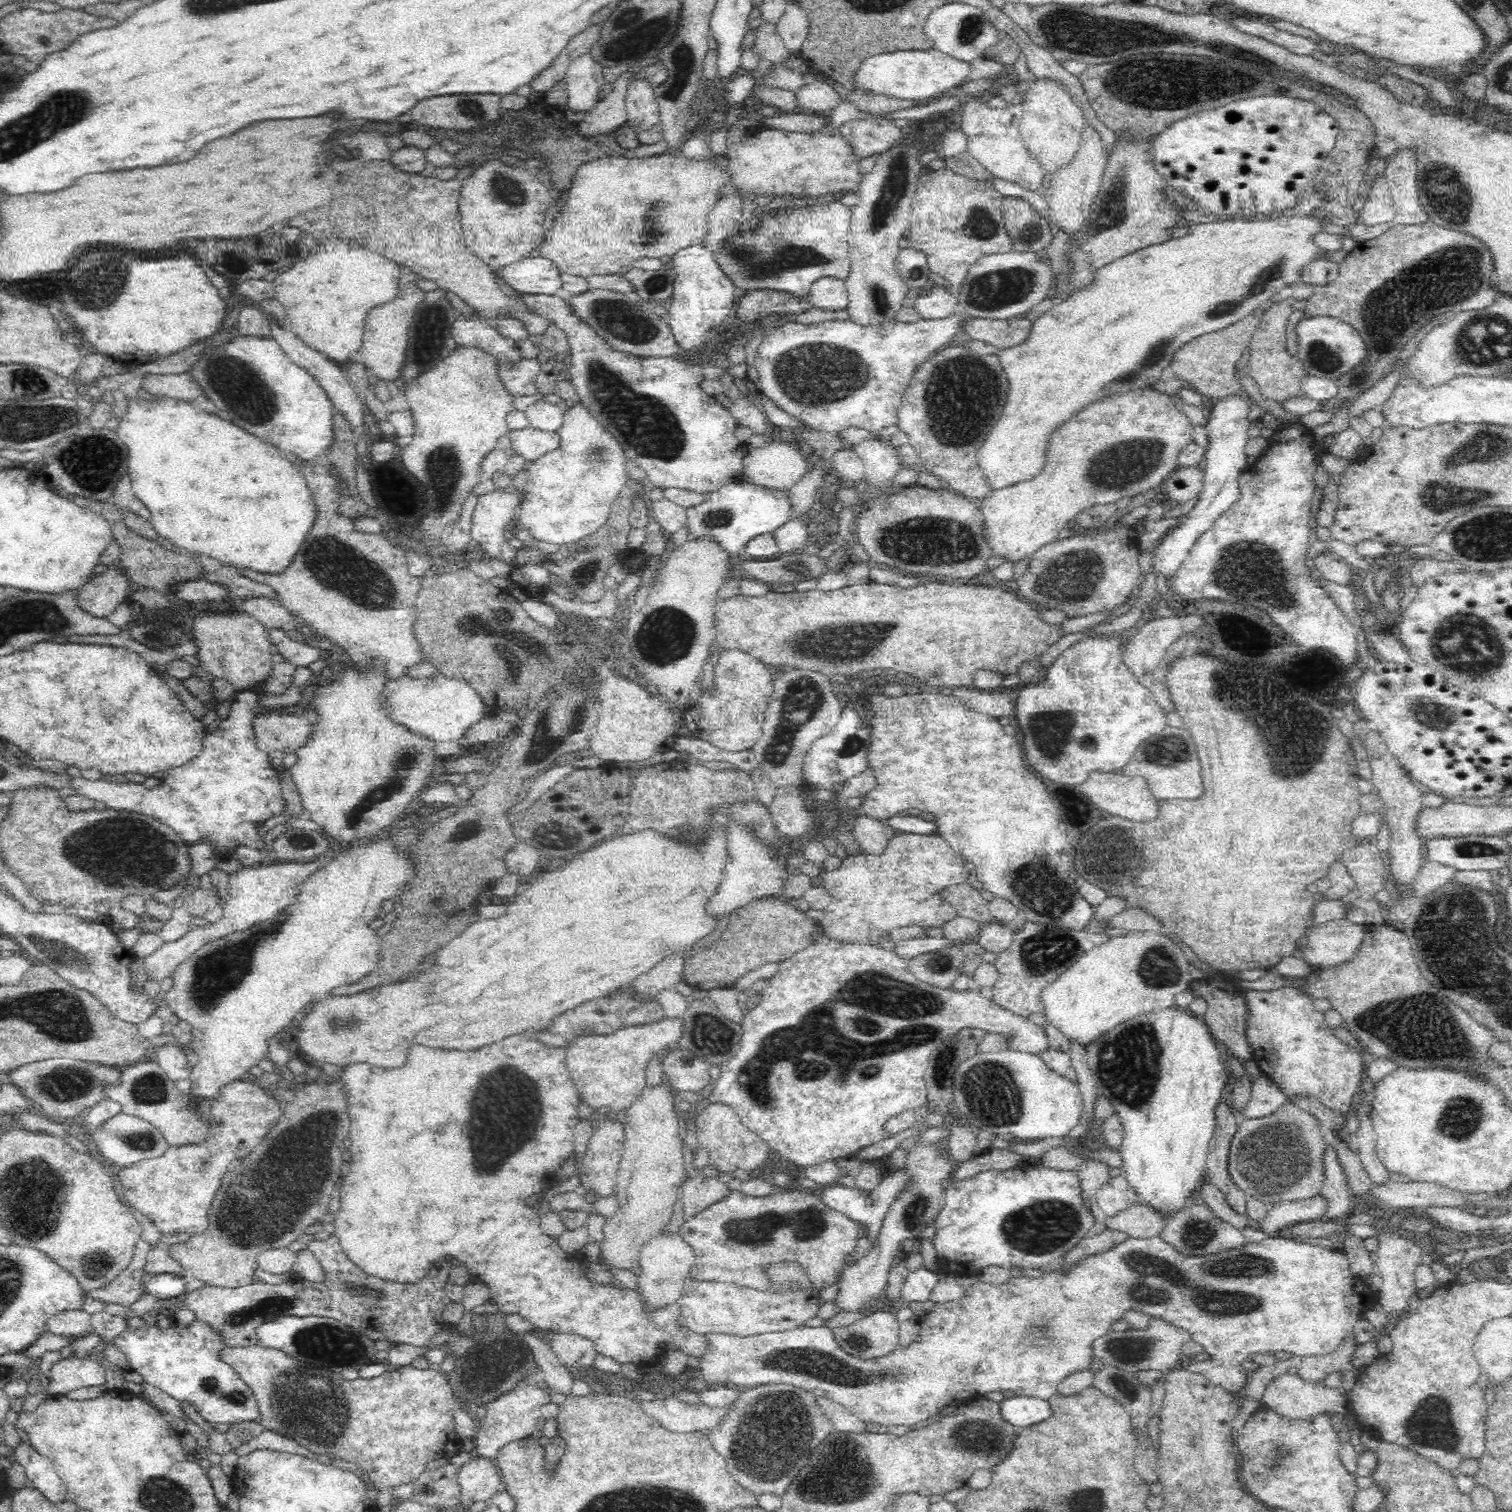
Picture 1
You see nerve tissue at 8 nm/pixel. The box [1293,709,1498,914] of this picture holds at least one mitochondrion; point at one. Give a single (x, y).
(1470, 848)

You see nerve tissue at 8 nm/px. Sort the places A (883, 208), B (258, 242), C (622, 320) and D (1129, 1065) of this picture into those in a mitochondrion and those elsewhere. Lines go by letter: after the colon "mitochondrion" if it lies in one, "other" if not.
A: mitochondrion
B: other
C: mitochondrion
D: mitochondrion

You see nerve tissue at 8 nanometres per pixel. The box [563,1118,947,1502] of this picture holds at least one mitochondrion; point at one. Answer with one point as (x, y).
(770, 1443)

